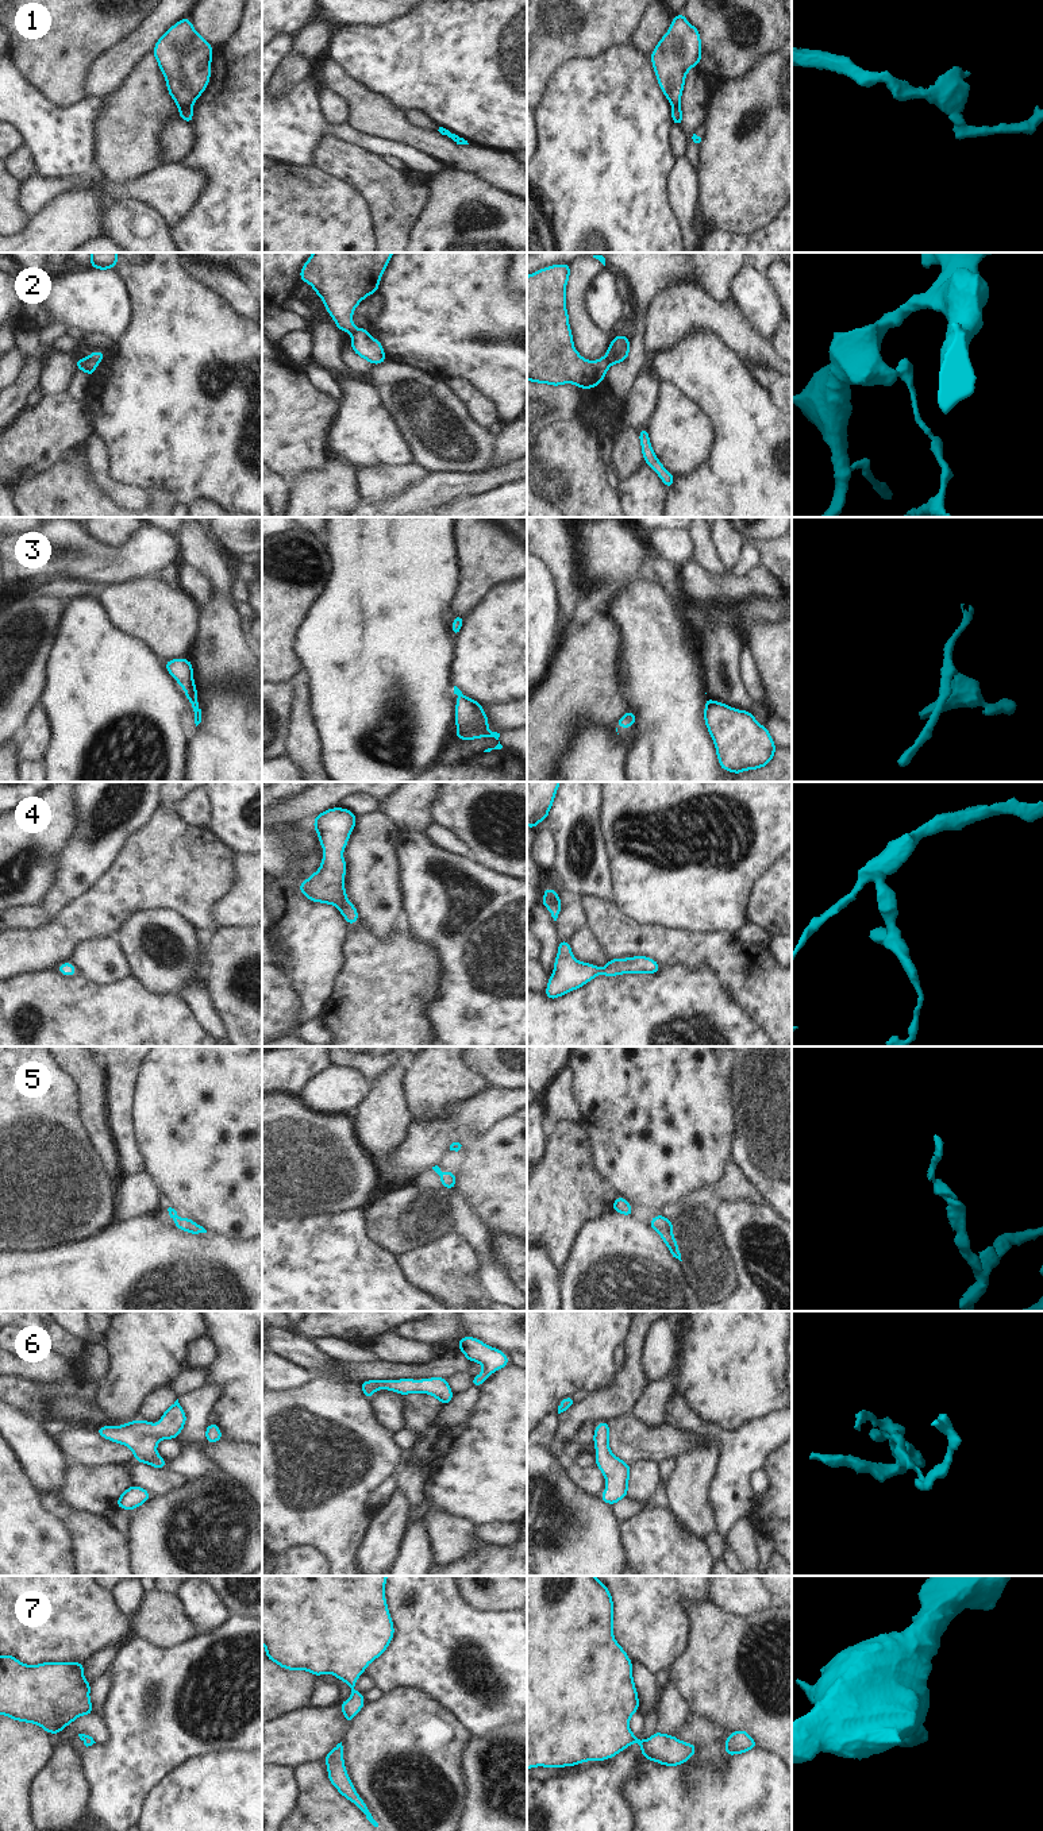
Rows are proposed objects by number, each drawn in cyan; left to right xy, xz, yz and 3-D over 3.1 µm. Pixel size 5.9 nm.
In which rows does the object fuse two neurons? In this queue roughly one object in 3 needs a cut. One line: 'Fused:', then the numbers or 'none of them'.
Fused: 1, 2, 3

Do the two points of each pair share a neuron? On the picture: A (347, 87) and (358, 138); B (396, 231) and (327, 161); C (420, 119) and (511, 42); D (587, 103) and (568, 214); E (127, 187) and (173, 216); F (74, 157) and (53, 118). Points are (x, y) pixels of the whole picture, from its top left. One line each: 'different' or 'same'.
A: different
B: same
C: different
D: same
E: same
F: same

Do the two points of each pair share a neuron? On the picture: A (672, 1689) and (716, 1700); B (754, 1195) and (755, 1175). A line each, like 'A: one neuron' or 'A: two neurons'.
A: two neurons
B: two neurons

